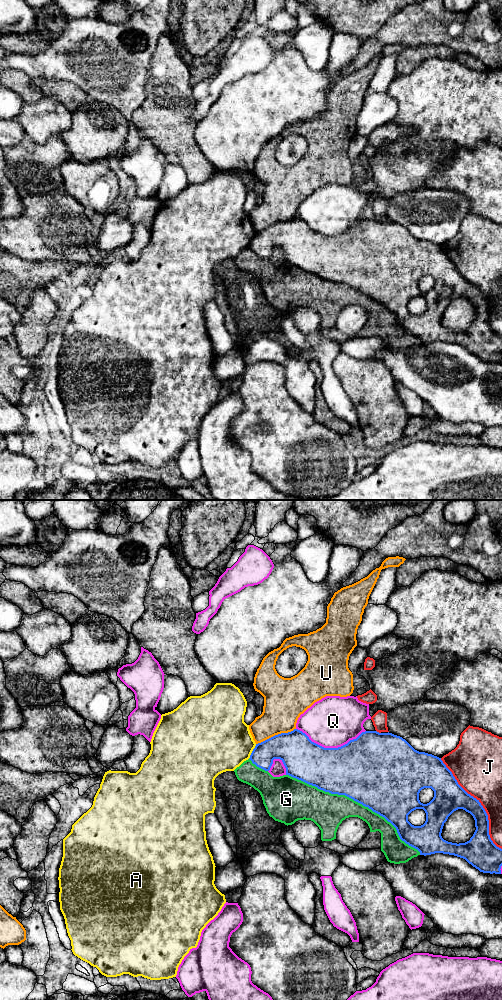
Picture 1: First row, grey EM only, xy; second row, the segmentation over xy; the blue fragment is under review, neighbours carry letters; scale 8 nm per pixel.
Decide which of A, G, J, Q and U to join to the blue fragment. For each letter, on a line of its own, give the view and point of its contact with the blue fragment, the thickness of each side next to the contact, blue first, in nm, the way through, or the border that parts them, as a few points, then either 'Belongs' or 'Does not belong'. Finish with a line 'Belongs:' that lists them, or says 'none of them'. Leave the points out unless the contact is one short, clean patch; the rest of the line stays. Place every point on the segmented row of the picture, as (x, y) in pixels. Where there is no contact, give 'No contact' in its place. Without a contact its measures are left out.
A: Touches blue at xy (252, 751). Thickness 200 nm (blue) against 460 nm. Boundary: xy (256, 744), (248, 758). Does not belong
G: Touches blue at xy (356, 801). Thickness 500 nm (blue) against 280 nm. Does not belong
J: Touches blue at xy (480, 803). Thickness 240 nm (blue) against 360 nm. Does not belong
Q: Touches blue at xy (331, 748). Thickness 420 nm (blue) against 400 nm. Does not belong
U: Touches blue at xy (275, 735). Thickness 300 nm (blue) against 320 nm. Boundary: xy (295, 728), (287, 732), (275, 734), (256, 744). Does not belong
Belongs: none of them

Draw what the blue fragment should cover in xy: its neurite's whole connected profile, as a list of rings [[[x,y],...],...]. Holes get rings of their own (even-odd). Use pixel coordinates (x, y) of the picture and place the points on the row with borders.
[[[298,729],[288,733],[275,735],[261,743],[256,744],[250,758],[257,767],[269,771],[274,759],[280,759],[285,768],[286,775],[301,780],[309,785],[331,794],[345,795],[354,801],[368,807],[373,812],[384,817],[397,830],[402,841],[417,849],[420,855],[443,853],[465,859],[469,864],[483,873],[501,874],[502,849],[497,847],[489,835],[488,815],[476,798],[468,794],[457,782],[452,772],[446,767],[441,758],[415,750],[405,739],[392,733],[379,733],[377,731],[362,732],[356,739],[338,748],[324,748],[314,742]],[[424,788],[434,791],[433,799],[423,804],[419,800],[419,793]],[[423,809],[426,821],[421,826],[414,826],[408,821],[408,815],[416,810]],[[463,809],[470,813],[475,820],[476,830],[469,841],[465,843],[452,843],[441,836],[444,823],[456,810]]]

